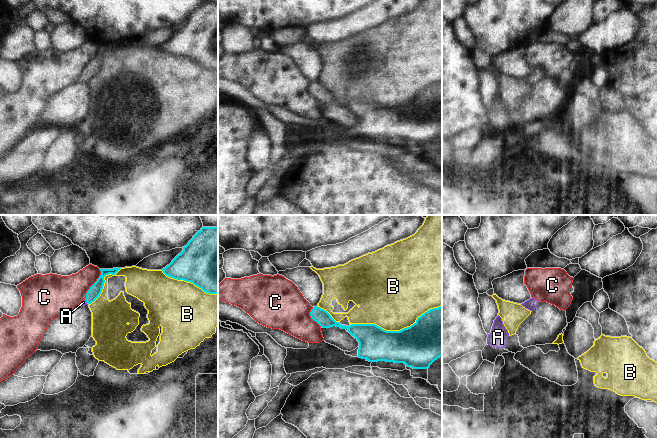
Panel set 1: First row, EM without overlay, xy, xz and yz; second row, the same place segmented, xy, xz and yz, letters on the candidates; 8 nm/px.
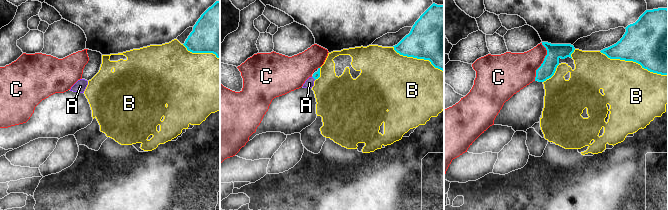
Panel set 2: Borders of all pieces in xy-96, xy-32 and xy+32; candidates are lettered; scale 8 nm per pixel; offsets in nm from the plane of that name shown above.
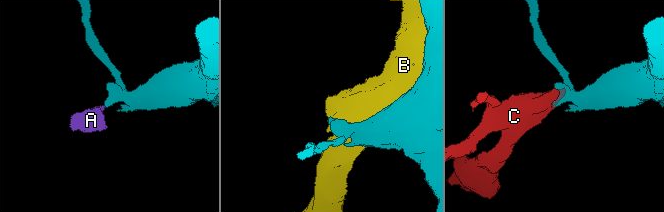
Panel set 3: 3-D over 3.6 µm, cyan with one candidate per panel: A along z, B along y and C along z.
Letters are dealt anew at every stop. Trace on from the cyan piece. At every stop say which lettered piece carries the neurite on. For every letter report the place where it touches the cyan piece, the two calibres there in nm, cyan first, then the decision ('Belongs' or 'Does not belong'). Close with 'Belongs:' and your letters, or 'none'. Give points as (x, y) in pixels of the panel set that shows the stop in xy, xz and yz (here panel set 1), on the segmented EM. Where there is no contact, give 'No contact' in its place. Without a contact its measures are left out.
A: Touches cyan at xy (86, 301). Thickness 100 nm (cyan) against 40 nm. Belongs
B: Touches cyan at xz (397, 331). Thickness 360 nm (cyan) against 460 nm. Does not belong
C: Touches cyan at xy (93, 284). Thickness 100 nm (cyan) against 280 nm. Does not belong
Belongs: A.

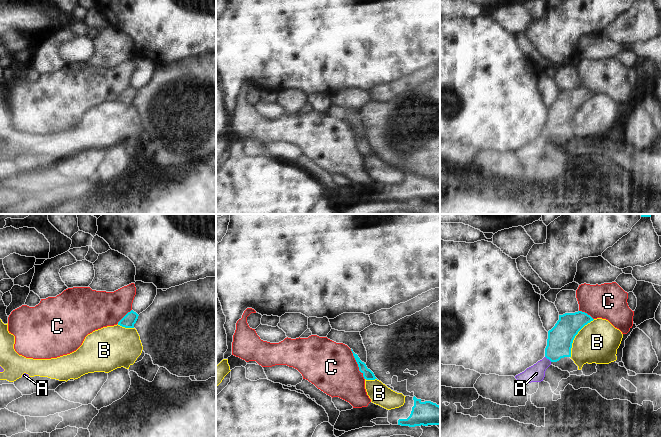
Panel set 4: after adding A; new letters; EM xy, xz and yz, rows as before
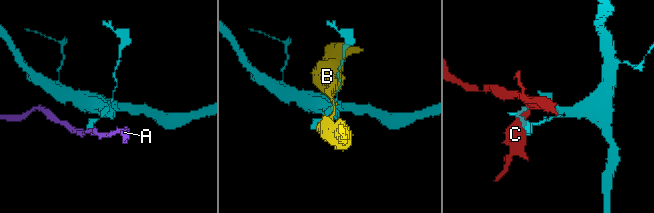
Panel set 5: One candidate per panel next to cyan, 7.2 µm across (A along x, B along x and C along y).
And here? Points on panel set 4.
A: Touches cyan at yz (548, 358). Thickness 200 nm (cyan) against 140 nm. Does not belong
B: Touches cyan at yz (574, 337). Thickness 200 nm (cyan) against 340 nm. Does not belong
C: Touches cyan at xz (357, 363). Thickness 80 nm (cyan) against 400 nm. Does not belong
Belongs: none.

